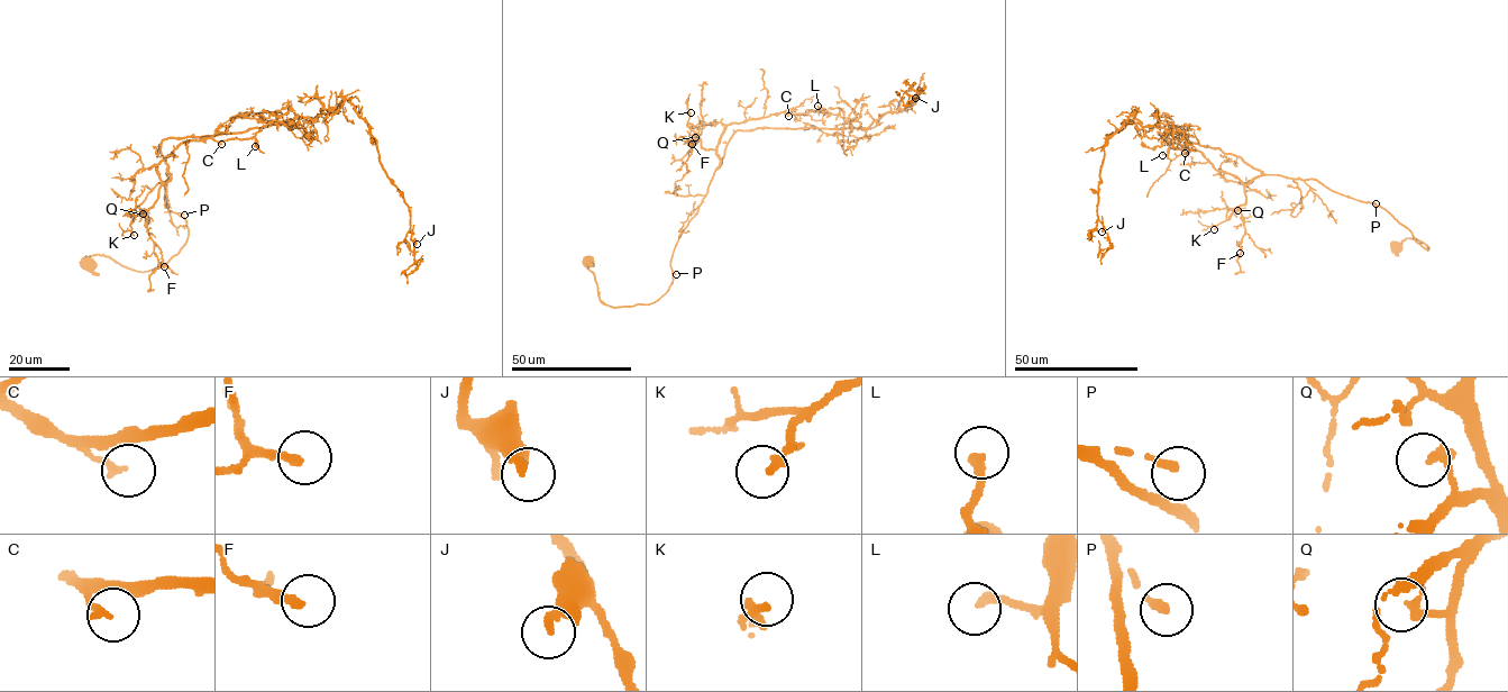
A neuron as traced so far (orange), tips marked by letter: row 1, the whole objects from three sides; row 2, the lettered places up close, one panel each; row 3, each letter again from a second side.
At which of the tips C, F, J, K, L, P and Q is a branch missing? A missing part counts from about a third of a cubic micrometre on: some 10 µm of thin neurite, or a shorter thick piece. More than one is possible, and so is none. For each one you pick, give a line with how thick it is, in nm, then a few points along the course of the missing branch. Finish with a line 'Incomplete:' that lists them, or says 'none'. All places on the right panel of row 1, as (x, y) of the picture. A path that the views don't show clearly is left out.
P: Thickness 220 nm
Incomplete: P

